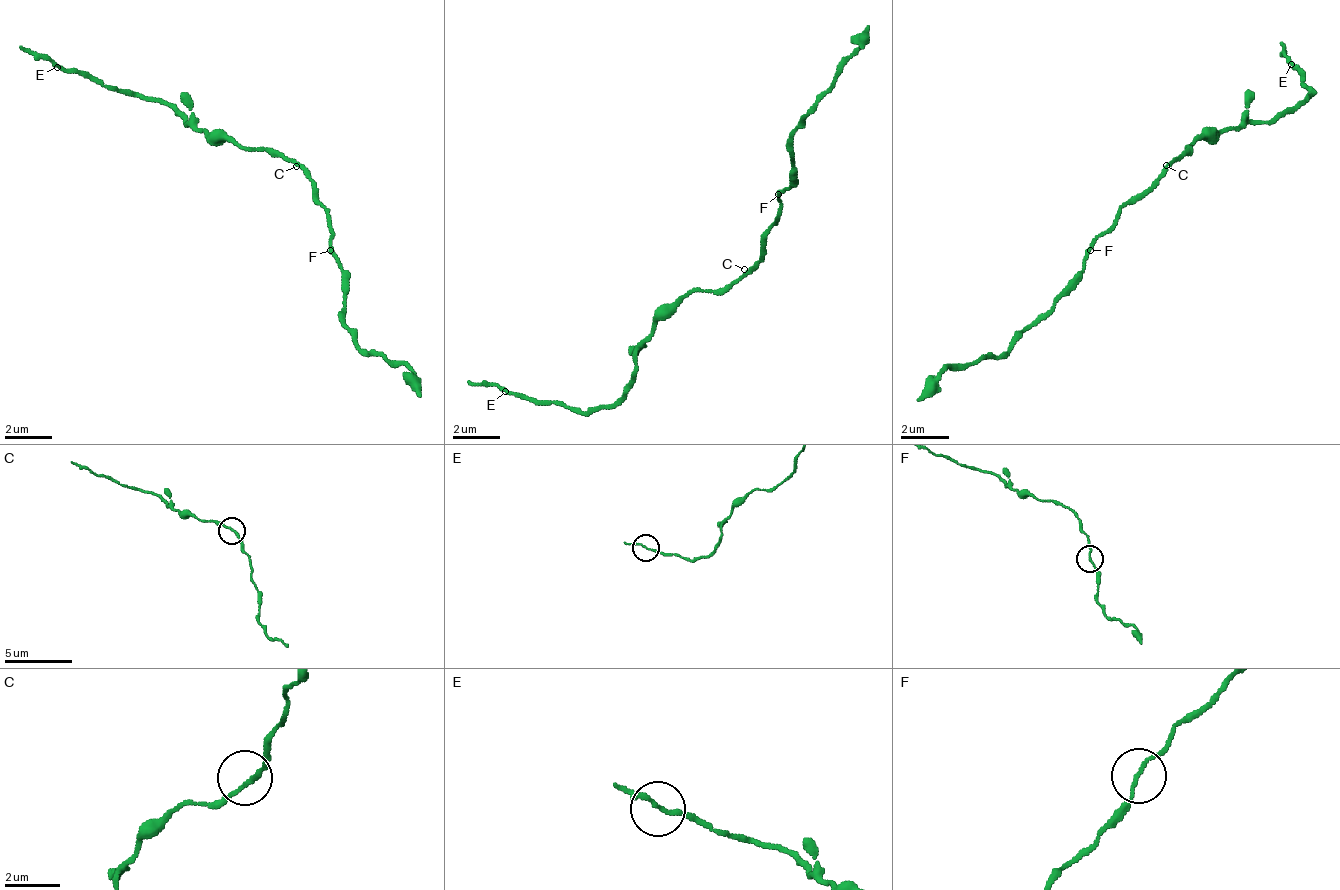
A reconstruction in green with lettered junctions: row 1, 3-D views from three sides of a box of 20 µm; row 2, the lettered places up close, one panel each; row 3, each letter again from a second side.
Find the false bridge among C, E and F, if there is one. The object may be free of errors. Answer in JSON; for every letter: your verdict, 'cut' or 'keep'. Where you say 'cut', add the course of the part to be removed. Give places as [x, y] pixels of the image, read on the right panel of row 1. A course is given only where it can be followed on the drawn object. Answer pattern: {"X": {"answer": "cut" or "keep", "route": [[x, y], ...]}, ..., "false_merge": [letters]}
{"C": {"answer": "keep"}, "E": {"answer": "keep"}, "F": {"answer": "keep"}, "false_merge": []}

